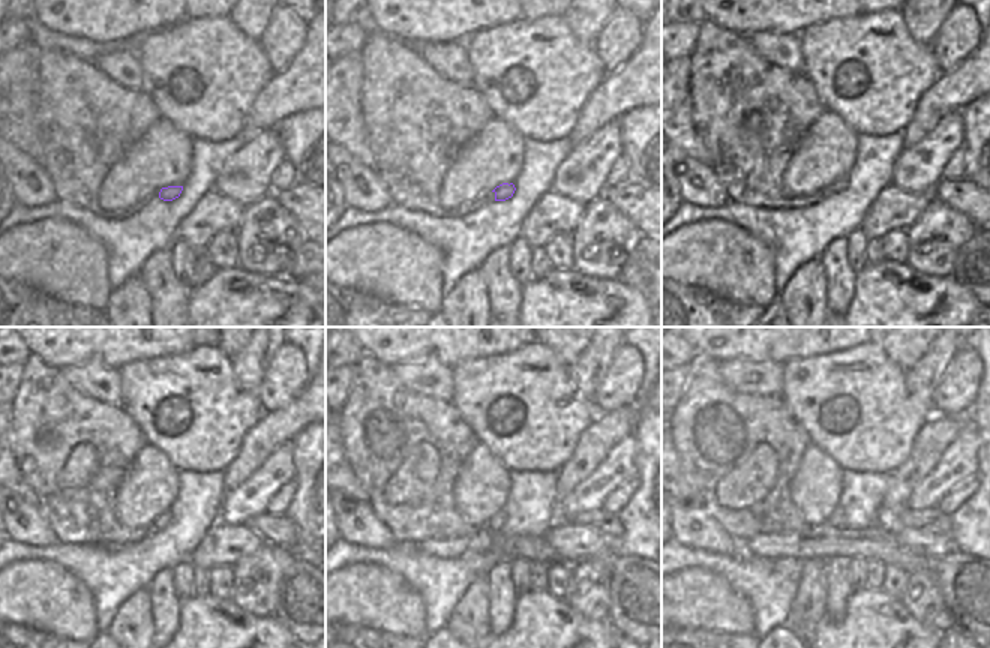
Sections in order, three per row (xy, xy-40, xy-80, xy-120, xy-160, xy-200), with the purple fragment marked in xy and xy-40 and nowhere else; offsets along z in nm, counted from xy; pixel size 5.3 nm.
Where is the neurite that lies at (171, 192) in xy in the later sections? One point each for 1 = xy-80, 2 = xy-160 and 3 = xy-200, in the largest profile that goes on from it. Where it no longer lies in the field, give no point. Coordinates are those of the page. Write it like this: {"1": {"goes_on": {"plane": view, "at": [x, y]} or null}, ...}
{"1": {"goes_on": {"plane": "xy-80", "at": [839, 185]}}, "2": {"goes_on": {"plane": "xy-160", "at": [494, 525]}}, "3": {"goes_on": {"plane": "xy-200", "at": [837, 518]}}}

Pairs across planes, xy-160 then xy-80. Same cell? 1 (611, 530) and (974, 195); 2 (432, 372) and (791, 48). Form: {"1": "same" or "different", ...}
{"1": "same", "2": "same"}

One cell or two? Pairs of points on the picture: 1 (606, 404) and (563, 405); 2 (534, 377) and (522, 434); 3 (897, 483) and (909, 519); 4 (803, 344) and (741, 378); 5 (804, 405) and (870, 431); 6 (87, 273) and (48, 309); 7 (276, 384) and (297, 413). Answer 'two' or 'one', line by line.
1: two
2: one
3: two
4: two
5: one
6: two
7: two

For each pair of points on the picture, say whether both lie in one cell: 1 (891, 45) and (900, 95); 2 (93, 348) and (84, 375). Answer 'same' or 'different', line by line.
1: same
2: different

